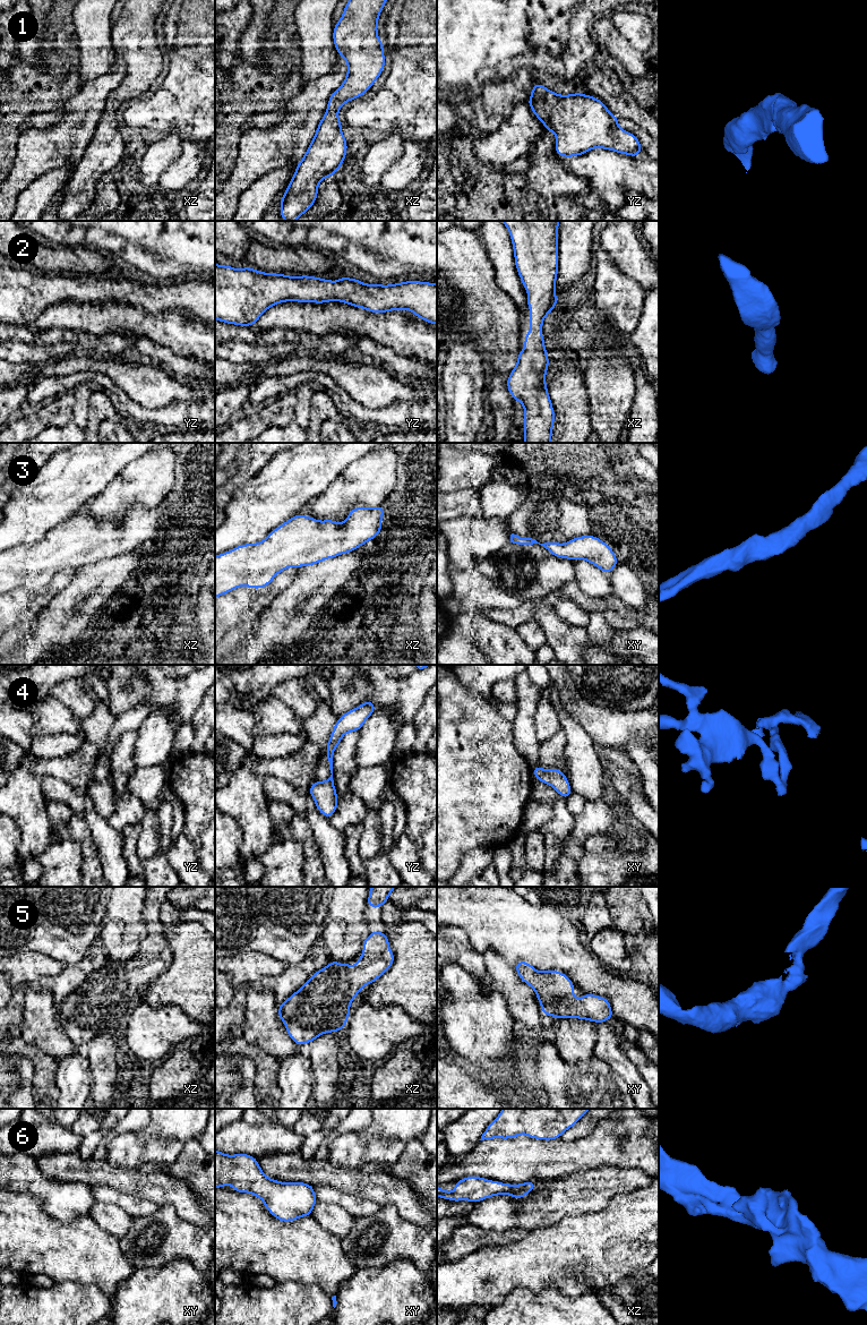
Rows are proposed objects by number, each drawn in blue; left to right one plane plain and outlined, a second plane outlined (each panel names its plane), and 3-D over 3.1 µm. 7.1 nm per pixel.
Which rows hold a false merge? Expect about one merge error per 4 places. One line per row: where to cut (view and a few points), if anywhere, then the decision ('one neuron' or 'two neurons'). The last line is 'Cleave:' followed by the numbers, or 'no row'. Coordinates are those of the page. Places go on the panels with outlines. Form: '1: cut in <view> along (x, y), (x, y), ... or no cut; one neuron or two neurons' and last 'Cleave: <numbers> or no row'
1: no cut; one neuron
2: no cut; one neuron
3: no cut; one neuron
4: no cut; one neuron
5: no cut; one neuron
6: no cut; one neuron
Cleave: no row

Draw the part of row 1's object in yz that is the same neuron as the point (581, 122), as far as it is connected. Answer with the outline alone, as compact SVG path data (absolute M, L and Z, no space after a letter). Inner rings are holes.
M532 85L526 102L547 132L556 134L556 153L560 157L580 156L592 148L604 148L638 157L638 138L618 127L618 117L591 95L574 93L559 95L544 85Z

